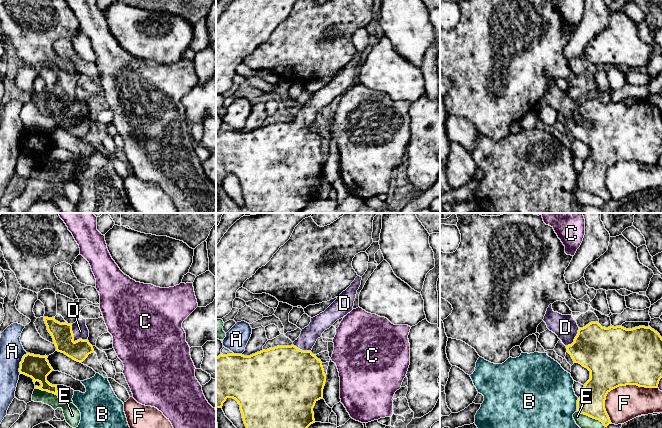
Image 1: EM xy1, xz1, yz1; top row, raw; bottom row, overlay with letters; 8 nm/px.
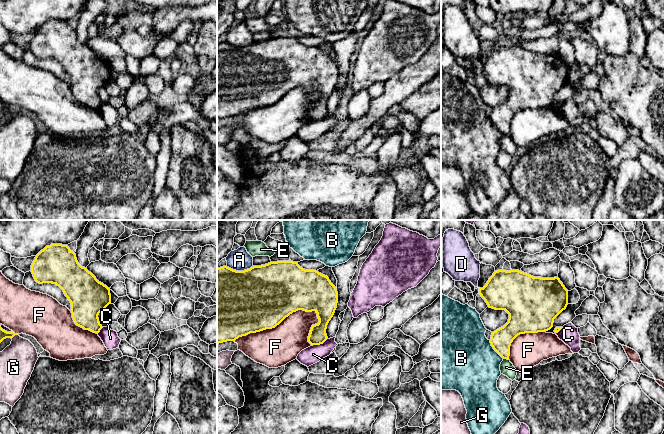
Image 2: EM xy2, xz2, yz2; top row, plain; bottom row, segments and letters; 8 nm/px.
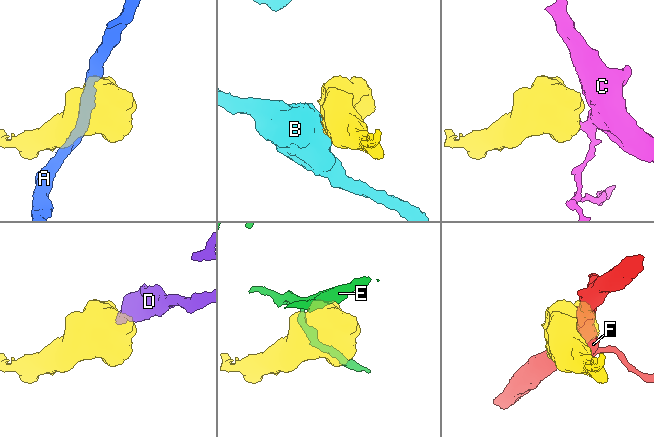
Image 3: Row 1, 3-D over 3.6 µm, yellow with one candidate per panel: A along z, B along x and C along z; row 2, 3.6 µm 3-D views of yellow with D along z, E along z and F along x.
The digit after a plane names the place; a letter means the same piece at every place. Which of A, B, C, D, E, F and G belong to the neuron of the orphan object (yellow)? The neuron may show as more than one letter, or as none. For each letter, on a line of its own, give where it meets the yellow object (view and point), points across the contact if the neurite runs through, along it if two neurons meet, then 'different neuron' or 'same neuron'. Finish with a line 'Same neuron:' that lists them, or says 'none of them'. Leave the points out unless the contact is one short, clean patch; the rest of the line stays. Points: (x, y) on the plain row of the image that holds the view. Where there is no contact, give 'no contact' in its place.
A: contact xz2 (240, 47); different neuron
B: contact yz2 (494, 125); border yz2 (489, 116), (492, 123), (503, 134); different neuron
C: contact xz2 (319, 120); border xz2 (327, 114), (322, 119), (312, 122); different neuron
D: contact xy1 (73, 114); way xy1 (62, 110), (67, 114), (73, 114), (80, 107); same neuron
E: contact yz1 (591, 193); different neuron
F: contact xz2 (278, 100); different neuron
G: contact xy2 (14, 111); different neuron
Same neuron: D

